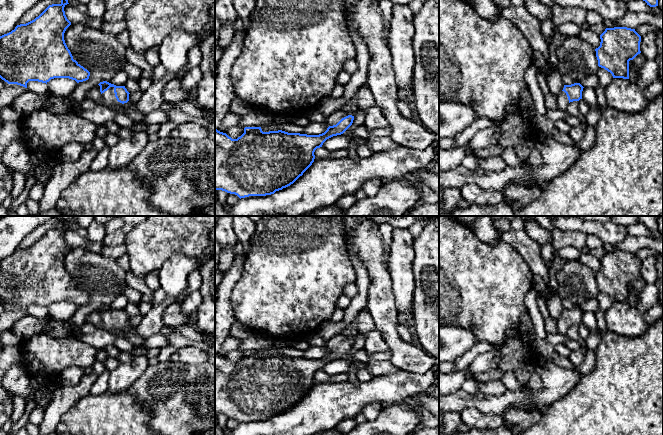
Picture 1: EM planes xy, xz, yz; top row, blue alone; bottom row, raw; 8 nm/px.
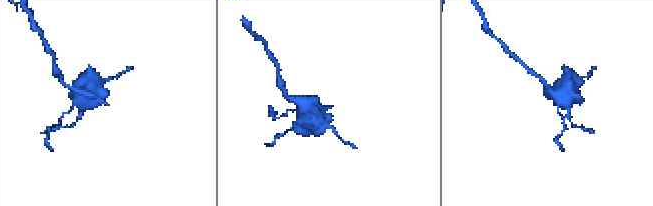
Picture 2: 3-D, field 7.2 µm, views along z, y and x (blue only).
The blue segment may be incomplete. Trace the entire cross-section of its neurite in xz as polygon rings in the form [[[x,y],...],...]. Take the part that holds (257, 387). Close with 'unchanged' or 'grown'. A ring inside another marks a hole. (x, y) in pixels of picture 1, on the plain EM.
[[[342,333],[326,341],[329,349],[327,354],[319,359],[288,357],[282,354],[263,356],[261,351],[245,351],[244,357],[237,363],[232,363],[226,357],[215,354],[215,414],[222,414],[237,419],[240,423],[249,420],[266,420],[274,418],[293,408],[312,389],[314,376],[323,367],[337,359],[343,358],[353,347],[354,338]]] | grown

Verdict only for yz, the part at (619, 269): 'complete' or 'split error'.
complete

